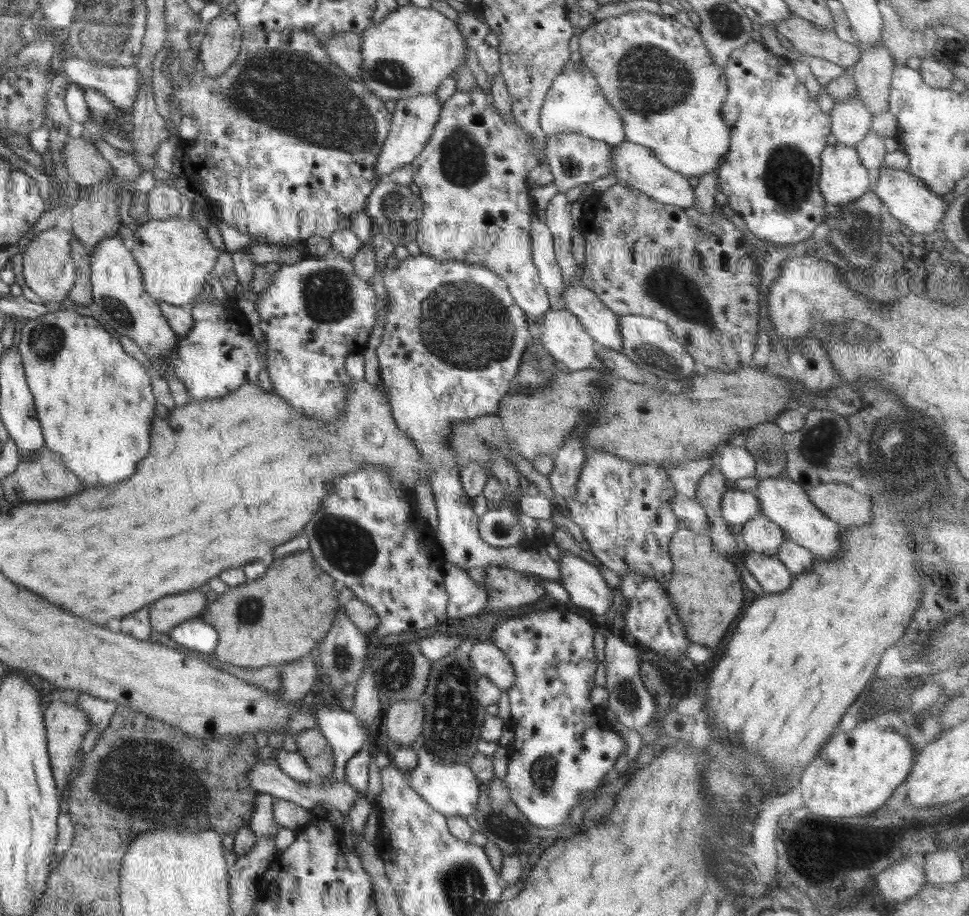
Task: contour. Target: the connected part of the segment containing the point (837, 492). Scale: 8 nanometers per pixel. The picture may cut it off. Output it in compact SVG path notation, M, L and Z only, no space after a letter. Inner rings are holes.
M829 482L814 486L807 494L810 502L842 527L863 527L873 517L872 496L855 492L850 484Z

